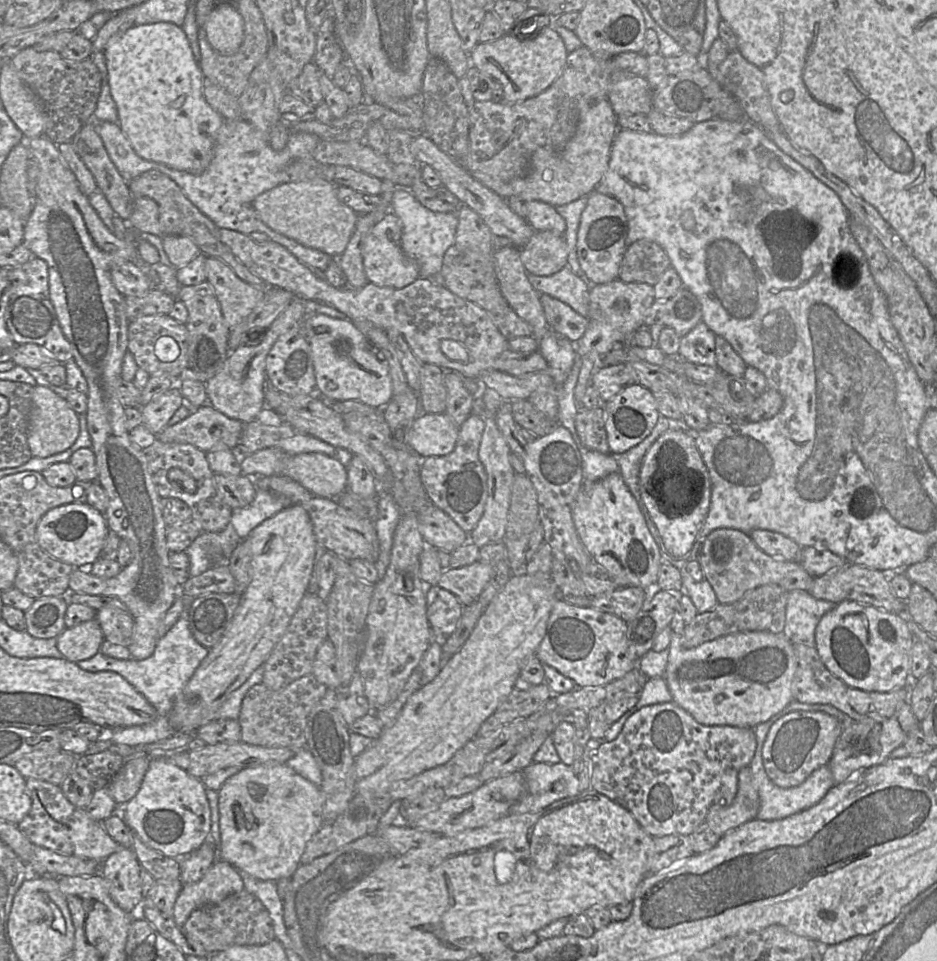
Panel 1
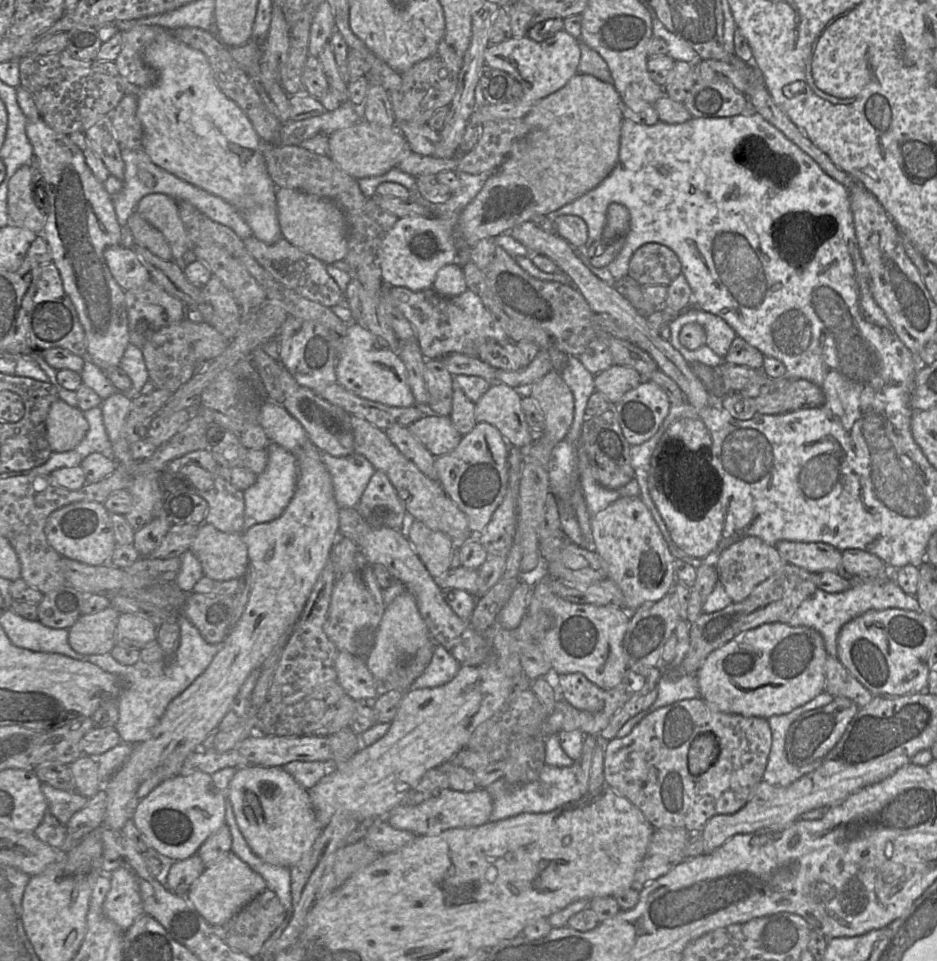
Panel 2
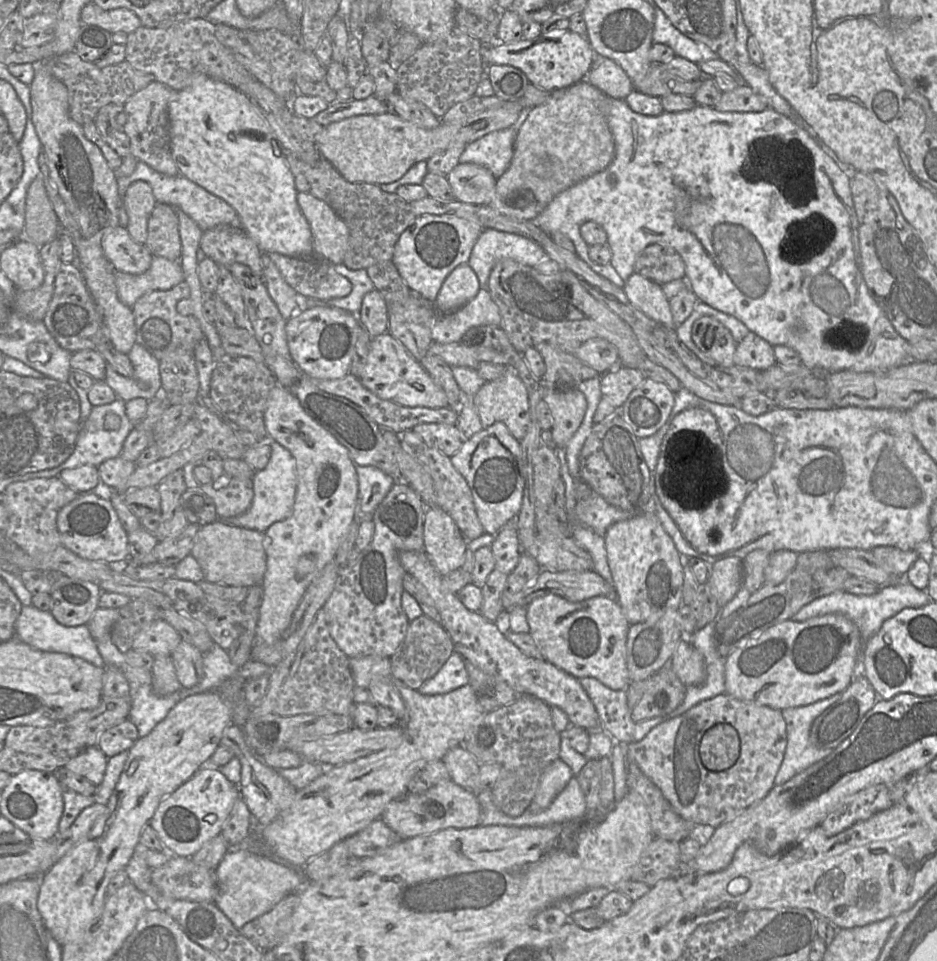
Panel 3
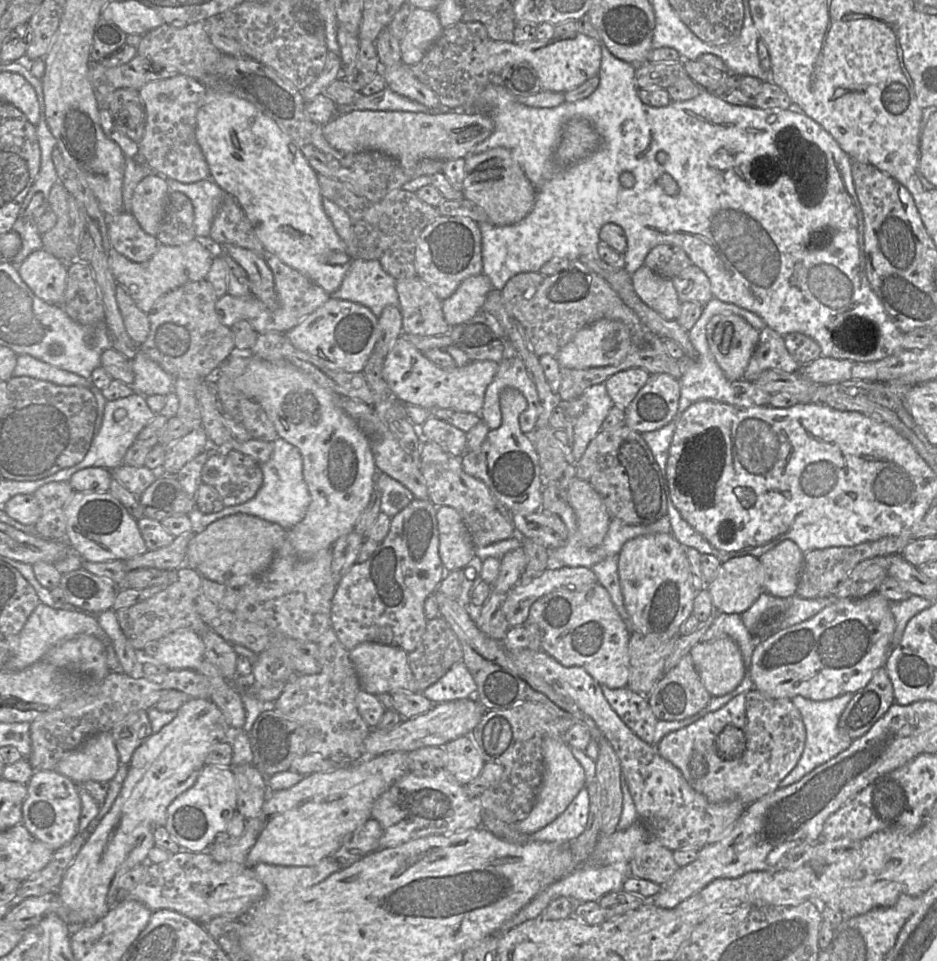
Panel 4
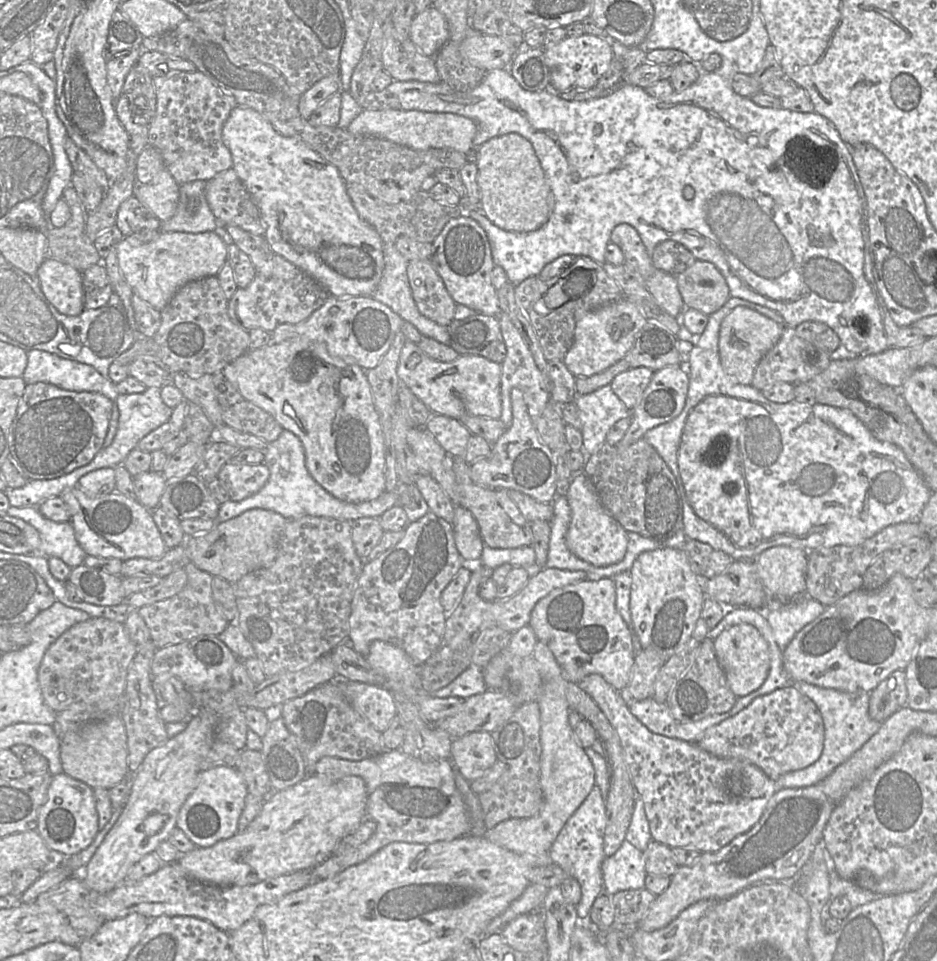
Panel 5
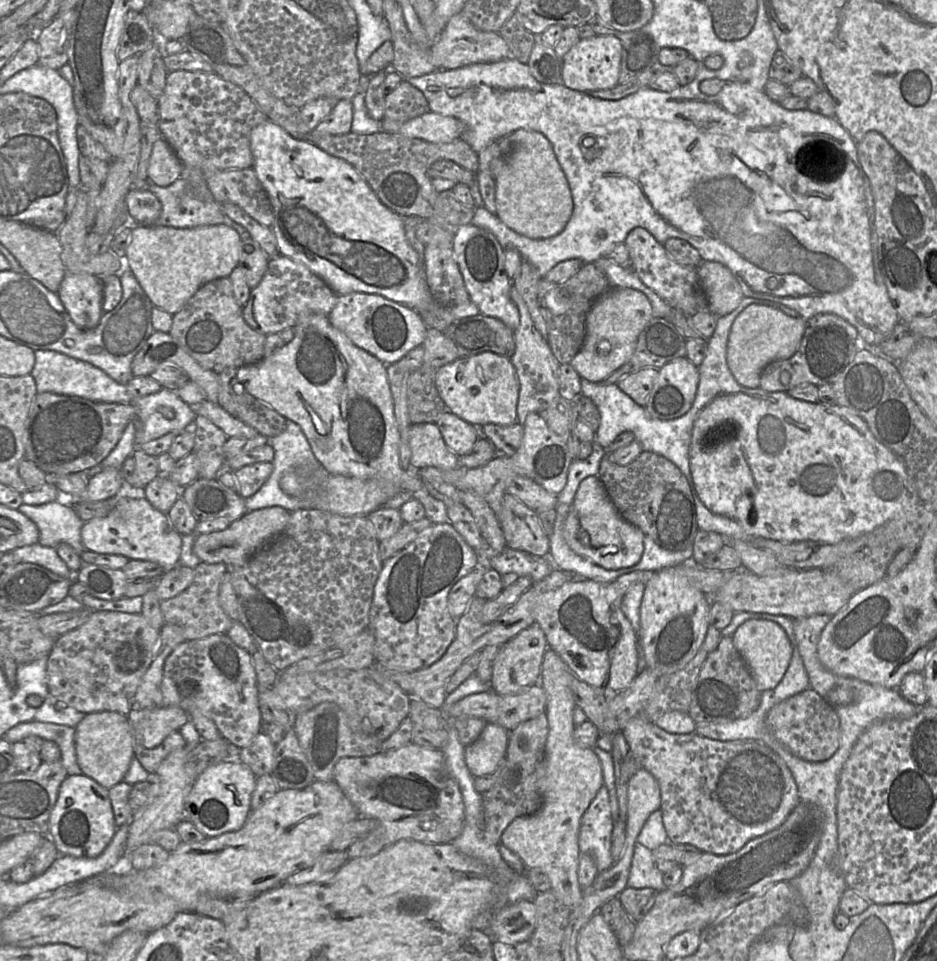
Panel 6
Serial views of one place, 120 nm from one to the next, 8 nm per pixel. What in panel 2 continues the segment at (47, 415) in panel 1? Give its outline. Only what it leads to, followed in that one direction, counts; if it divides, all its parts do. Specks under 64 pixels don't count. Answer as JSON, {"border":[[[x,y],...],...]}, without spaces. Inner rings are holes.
{"border":[[[56,400],[46,419],[46,438],[53,452],[65,452],[75,448],[86,436],[88,422],[78,407]]]}

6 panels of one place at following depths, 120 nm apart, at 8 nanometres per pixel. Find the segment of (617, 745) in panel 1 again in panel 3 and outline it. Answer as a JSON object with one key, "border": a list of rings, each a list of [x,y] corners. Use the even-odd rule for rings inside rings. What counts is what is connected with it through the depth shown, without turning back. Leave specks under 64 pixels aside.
{"border":[[[721,694],[655,726],[643,739],[627,744],[626,758],[628,756],[635,761],[640,770],[661,790],[678,815],[696,825],[695,834],[703,839],[705,830],[712,831],[766,796],[775,785],[775,777],[783,761],[786,746],[786,722],[782,710]],[[724,723],[732,725],[739,734],[740,756],[730,768],[713,772],[703,765],[699,746],[707,730]]]}

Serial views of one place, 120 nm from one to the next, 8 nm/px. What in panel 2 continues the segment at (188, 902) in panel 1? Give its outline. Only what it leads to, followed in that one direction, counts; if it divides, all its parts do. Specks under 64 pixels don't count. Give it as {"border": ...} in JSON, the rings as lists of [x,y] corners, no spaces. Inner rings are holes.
{"border":[[[229,851],[213,865],[206,867],[190,886],[186,897],[210,924],[221,925],[265,890],[263,877],[234,852]]]}

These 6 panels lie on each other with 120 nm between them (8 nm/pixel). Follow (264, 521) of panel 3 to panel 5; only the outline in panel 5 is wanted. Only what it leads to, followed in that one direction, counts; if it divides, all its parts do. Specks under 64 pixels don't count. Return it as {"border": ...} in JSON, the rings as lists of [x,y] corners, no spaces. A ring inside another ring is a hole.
{"border":[[[283,430],[275,441],[268,443],[264,450],[263,463],[269,469],[269,479],[265,485],[258,492],[243,500],[230,500],[221,504],[216,523],[232,519],[255,508],[272,510],[287,520],[302,516],[317,516],[353,521],[361,517],[379,518],[386,510],[398,503],[398,495],[395,490],[384,491],[373,500],[359,503],[343,501],[332,496],[309,474],[303,444],[295,434],[288,430]]]}

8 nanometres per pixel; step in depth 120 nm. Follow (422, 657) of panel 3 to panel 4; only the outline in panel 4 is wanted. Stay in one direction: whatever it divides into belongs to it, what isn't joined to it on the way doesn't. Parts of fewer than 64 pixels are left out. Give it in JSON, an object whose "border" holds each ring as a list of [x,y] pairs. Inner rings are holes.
{"border":[[[439,615],[428,620],[419,645],[414,651],[408,653],[408,664],[412,671],[417,691],[422,693],[444,676],[456,662],[462,660],[462,646],[445,619]]]}

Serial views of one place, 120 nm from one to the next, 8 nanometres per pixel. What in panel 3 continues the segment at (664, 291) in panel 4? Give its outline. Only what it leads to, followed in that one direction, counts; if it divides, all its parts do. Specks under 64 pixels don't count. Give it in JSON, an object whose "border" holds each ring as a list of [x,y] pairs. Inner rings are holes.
{"border":[[[633,272],[622,288],[632,305],[646,316],[666,329],[675,327],[669,299],[660,284]]]}

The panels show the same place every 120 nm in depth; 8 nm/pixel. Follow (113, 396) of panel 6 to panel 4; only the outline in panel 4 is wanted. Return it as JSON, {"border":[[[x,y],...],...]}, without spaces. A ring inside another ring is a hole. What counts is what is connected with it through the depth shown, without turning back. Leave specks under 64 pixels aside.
{"border":[[[17,355],[13,376],[27,376],[62,386],[94,387],[90,378],[57,368],[29,355]]]}

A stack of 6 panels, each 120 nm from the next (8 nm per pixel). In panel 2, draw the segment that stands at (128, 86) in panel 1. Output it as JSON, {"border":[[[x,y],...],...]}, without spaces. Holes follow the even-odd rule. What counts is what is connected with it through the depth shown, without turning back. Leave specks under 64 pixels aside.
{"border":[[[162,34],[145,48],[143,52],[143,60],[149,67],[153,68],[157,72],[158,79],[155,84],[149,87],[135,88],[135,91],[137,91],[138,94],[136,114],[143,129],[141,149],[147,154],[150,160],[159,167],[176,175],[180,179],[183,179],[213,195],[224,199],[225,201],[233,205],[251,228],[254,237],[256,237],[260,241],[267,244],[272,244],[281,239],[282,234],[277,218],[277,206],[275,197],[277,186],[274,184],[273,180],[269,175],[265,158],[265,149],[269,147],[269,143],[265,143],[259,137],[244,112],[238,107],[235,102],[226,97],[219,89],[215,82],[211,66],[204,53],[194,48],[191,48],[190,46],[170,34]]]}

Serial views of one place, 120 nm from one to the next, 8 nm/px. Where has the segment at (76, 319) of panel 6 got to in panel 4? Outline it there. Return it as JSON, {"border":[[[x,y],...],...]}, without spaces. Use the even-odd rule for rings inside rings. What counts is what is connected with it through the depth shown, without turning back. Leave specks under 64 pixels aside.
{"border":[[[39,249],[16,267],[22,280],[39,299],[52,305],[61,304],[66,289],[67,262]]]}

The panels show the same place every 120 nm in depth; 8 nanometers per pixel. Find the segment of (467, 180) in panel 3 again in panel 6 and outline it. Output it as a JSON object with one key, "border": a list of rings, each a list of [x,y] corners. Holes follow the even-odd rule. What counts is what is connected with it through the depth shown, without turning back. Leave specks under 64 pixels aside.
{"border":[[[525,129],[515,130],[509,135],[507,135],[507,138],[512,146],[512,150],[507,156],[499,173],[496,176],[494,176],[496,216],[512,231],[518,233],[519,235],[528,237],[530,239],[546,239],[558,235],[564,230],[567,223],[571,219],[574,204],[567,178],[555,156],[551,143],[543,134],[533,130]]]}

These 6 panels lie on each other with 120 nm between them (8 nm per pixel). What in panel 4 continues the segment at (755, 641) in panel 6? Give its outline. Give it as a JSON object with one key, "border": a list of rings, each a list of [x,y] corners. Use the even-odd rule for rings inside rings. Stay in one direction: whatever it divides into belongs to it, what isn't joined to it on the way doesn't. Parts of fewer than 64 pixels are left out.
{"border":[[[729,637],[698,643],[689,655],[712,697],[732,692],[747,675],[741,650]]]}

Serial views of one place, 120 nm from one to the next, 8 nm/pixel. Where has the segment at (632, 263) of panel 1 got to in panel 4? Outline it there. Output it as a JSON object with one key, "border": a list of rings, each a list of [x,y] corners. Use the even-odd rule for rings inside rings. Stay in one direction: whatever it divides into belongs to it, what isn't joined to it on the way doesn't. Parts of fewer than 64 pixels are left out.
{"border":[[[659,244],[652,248],[645,257],[647,266],[659,276],[672,279],[692,264],[686,252],[676,246]]]}

